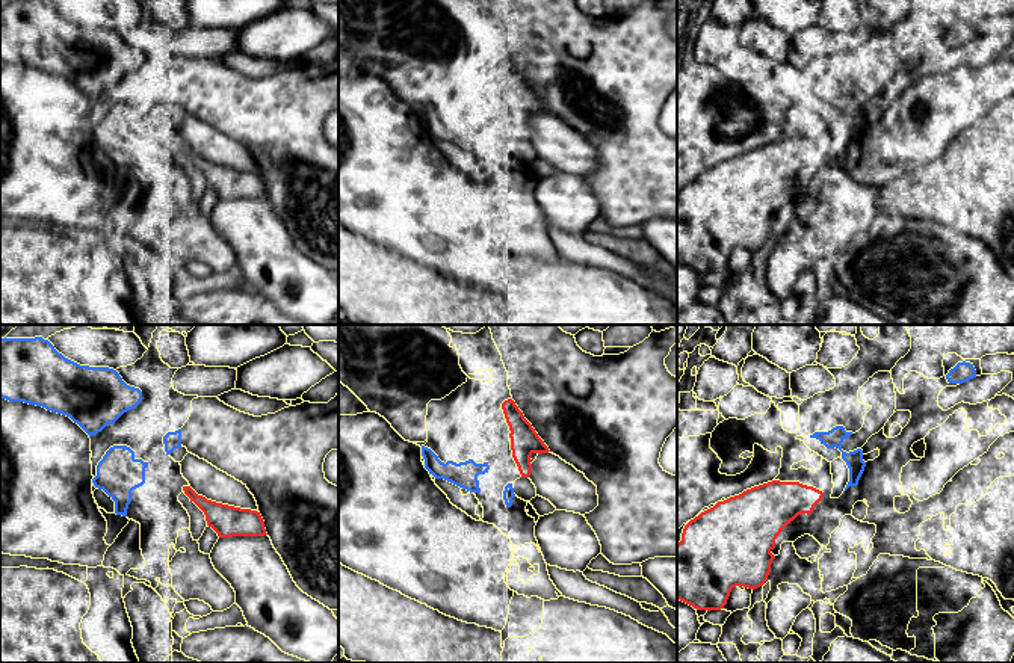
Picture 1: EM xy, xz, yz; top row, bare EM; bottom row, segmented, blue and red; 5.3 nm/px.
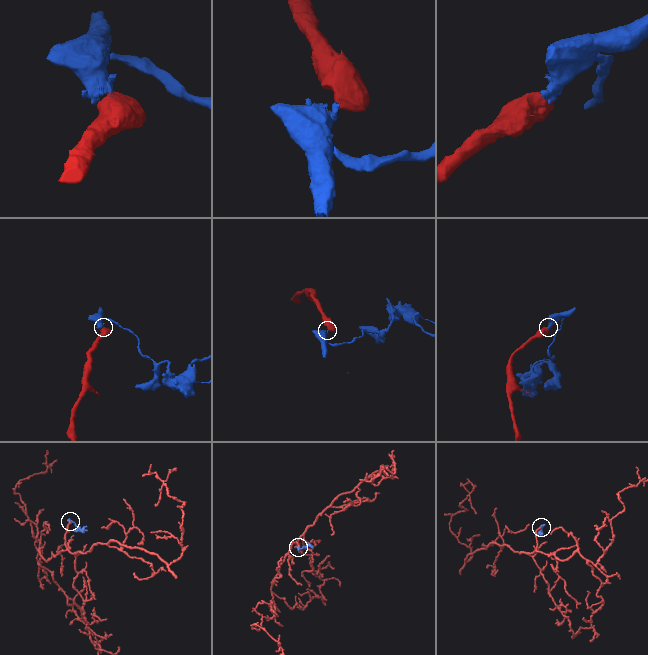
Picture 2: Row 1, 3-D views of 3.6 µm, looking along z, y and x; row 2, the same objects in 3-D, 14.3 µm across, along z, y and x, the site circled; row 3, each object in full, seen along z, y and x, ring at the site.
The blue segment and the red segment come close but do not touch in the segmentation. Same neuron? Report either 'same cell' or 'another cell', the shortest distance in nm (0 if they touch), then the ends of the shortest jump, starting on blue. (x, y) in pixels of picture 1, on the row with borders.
same cell | 70 nm | xz (511, 484), (522, 476)

